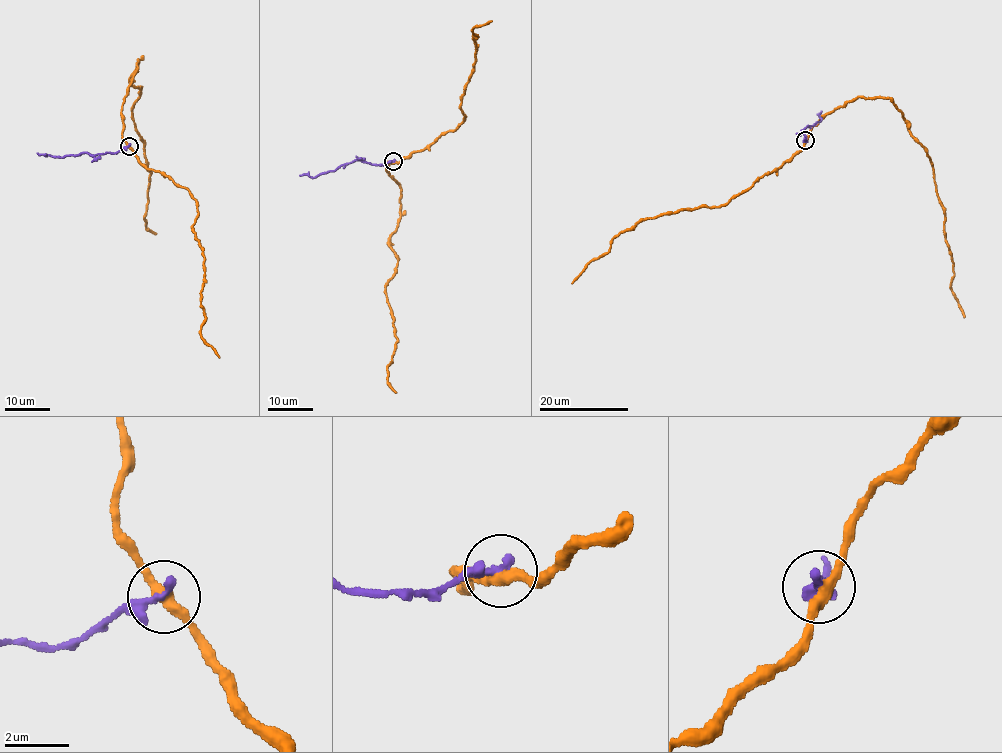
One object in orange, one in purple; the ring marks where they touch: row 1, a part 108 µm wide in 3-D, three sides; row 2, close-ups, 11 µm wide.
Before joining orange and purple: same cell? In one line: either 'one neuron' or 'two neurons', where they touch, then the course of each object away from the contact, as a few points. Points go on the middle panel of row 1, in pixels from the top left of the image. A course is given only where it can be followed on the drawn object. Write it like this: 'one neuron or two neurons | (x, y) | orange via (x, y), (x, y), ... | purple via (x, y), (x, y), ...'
two neurons | (393, 161) | orange via (393, 162), (386, 168), (400, 185), (401, 210), (389, 244), (397, 267), (385, 291), (395, 392) | purple via (393, 162), (369, 163), (354, 160), (316, 176), (299, 175)

